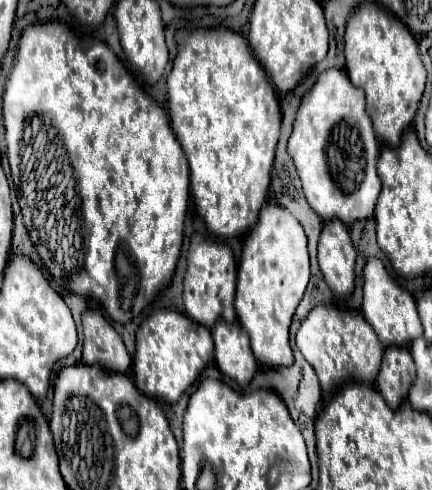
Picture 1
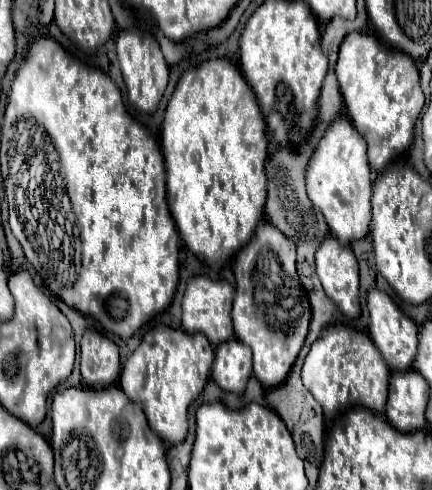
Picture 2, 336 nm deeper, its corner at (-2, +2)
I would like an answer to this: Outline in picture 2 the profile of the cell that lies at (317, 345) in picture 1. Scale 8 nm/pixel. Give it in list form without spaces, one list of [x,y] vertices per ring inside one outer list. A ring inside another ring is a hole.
[[[343,325],[327,327],[315,345],[311,345],[303,365],[303,385],[319,401],[327,419],[333,419],[349,405],[361,405],[373,413],[381,413],[387,401],[387,381],[389,367],[373,341],[365,333]]]

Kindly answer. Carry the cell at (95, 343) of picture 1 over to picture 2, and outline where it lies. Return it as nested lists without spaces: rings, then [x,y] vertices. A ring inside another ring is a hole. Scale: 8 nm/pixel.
[[[87,329],[81,339],[81,377],[87,387],[109,387],[119,379],[119,347],[97,333]]]

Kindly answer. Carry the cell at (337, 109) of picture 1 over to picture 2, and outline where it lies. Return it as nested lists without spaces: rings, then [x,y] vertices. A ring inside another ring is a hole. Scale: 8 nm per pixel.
[[[345,115],[335,119],[319,141],[305,177],[309,199],[323,213],[331,235],[335,235],[339,243],[349,245],[355,239],[367,237],[371,223],[371,169],[367,145]]]

